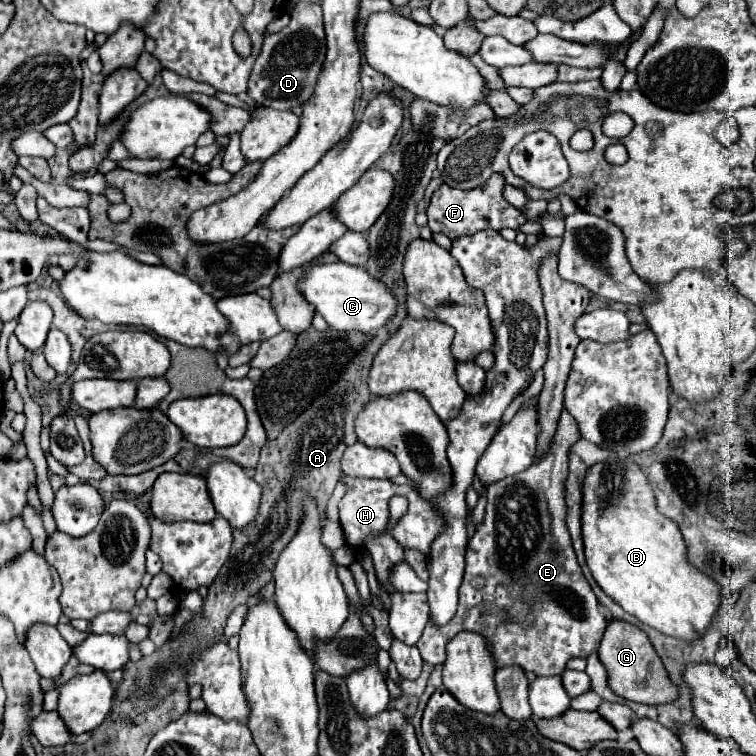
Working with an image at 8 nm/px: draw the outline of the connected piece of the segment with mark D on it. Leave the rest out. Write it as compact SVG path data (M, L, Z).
M297 3L289 25L277 33L265 35L261 55L253 65L247 93L255 99L255 103L279 111L291 111L293 107L305 105L315 95L315 85L325 63L325 53L327 41L323 31L321 5Z

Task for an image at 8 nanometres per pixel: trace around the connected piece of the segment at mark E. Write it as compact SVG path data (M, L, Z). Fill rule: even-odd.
M563 409L547 455L537 465L531 465L527 471L505 477L487 487L485 519L467 545L465 575L459 587L457 613L445 625L445 629L435 629L431 623L427 623L427 629L417 643L423 661L431 665L443 663L447 657L447 643L461 631L481 633L485 637L497 669L519 665L535 675L561 675L569 659L587 659L593 651L597 651L609 619L581 573L565 525L565 481L569 473L569 453L579 439L581 433L575 425L575 419L567 409Z

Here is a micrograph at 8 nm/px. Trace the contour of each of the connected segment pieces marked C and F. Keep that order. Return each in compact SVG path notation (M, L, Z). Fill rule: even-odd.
M347 263L313 265L307 271L305 281L299 283L299 289L303 297L307 297L307 301L325 317L327 325L337 331L375 333L397 315L397 297L383 285L383 281L371 277L363 267Z
M501 173L491 175L485 181L485 185L475 187L471 191L461 191L461 189L453 189L449 185L441 185L433 193L431 205L427 207L429 229L433 233L443 233L449 239L459 239L463 235L473 235L475 231L481 231L481 229L501 231L505 227L511 227L511 229L519 231L519 227L525 225L527 219L525 219L521 209L507 203L507 199L503 197L503 187L505 187L505 177Z

